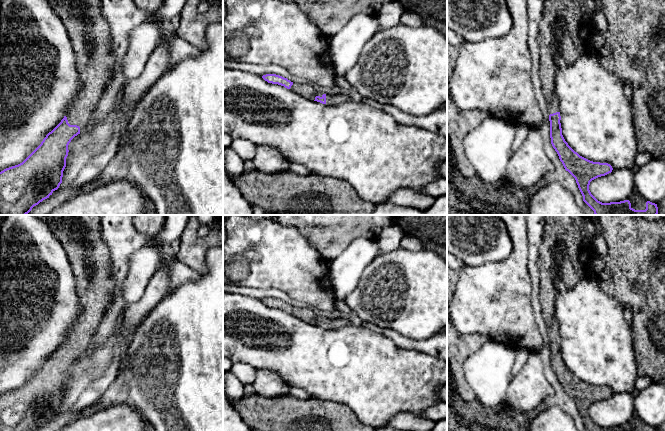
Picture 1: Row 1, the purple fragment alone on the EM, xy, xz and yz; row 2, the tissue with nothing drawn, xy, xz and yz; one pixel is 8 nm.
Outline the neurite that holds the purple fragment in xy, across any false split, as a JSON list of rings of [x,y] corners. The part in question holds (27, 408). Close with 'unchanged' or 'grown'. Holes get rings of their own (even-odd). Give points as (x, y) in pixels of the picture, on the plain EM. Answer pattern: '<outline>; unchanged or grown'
[[[100,215],[35,216],[46,223],[66,252],[76,280],[80,314],[67,339],[41,368],[22,387],[0,396],[0,431],[34,431],[59,412],[66,391],[68,369],[81,354],[88,352],[116,287],[110,275],[110,253],[102,237]]]; grown

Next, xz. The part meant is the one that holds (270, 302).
[[[266,298],[266,299],[263,299],[262,302],[265,305],[267,305],[268,307],[284,310],[285,312],[291,313],[292,315],[303,320],[304,322],[320,326],[327,330],[338,330],[340,328],[351,325],[351,322],[346,319],[324,318],[322,316],[318,316],[316,314],[316,310],[314,310],[310,307],[308,307],[308,308],[293,307],[290,304],[288,304],[287,302],[284,302],[284,301],[276,299],[276,298]]]; grown

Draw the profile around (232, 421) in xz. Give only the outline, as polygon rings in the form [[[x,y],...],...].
[[[223,372],[223,431],[252,431],[225,392],[225,372]]]

